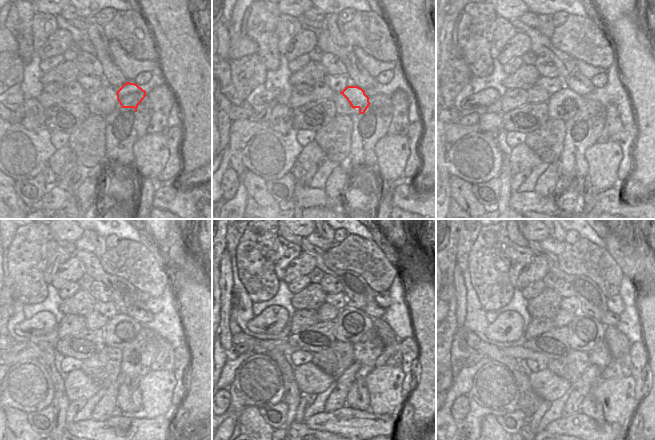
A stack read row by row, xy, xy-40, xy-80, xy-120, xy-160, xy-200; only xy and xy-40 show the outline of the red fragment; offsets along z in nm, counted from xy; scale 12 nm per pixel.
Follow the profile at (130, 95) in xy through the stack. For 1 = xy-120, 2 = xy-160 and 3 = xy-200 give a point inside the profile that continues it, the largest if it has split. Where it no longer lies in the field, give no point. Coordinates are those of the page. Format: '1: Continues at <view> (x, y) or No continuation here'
1: Continues at xy-120 (149, 334)
2: Continues at xy-160 (372, 334)
3: Continues at xy-200 (595, 336).

